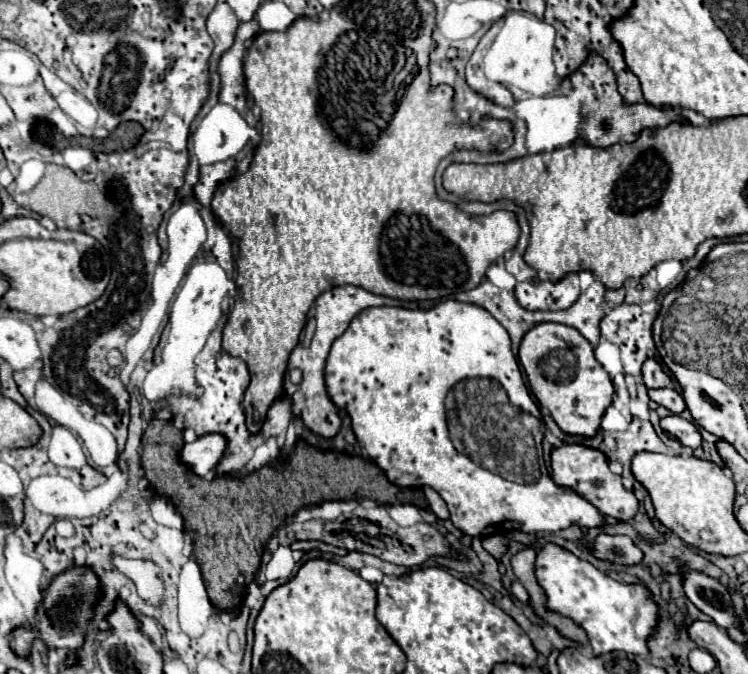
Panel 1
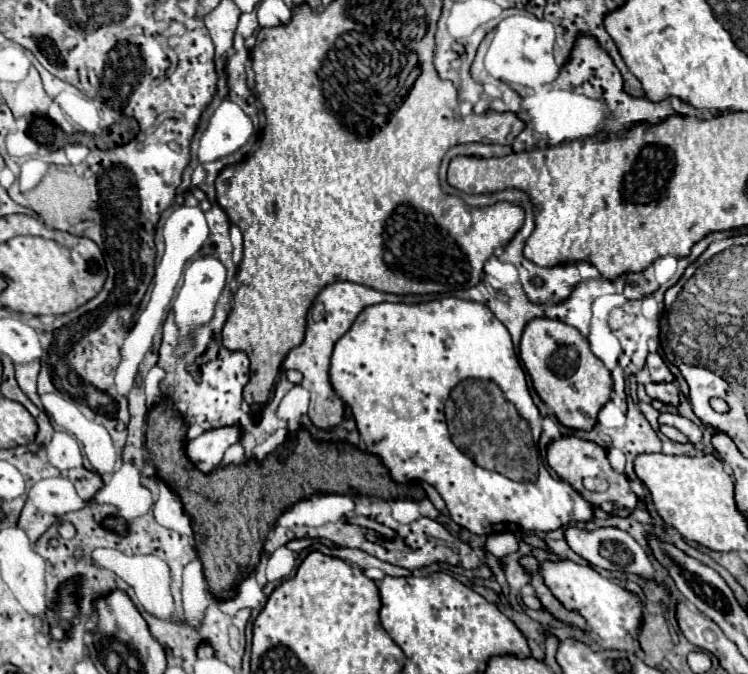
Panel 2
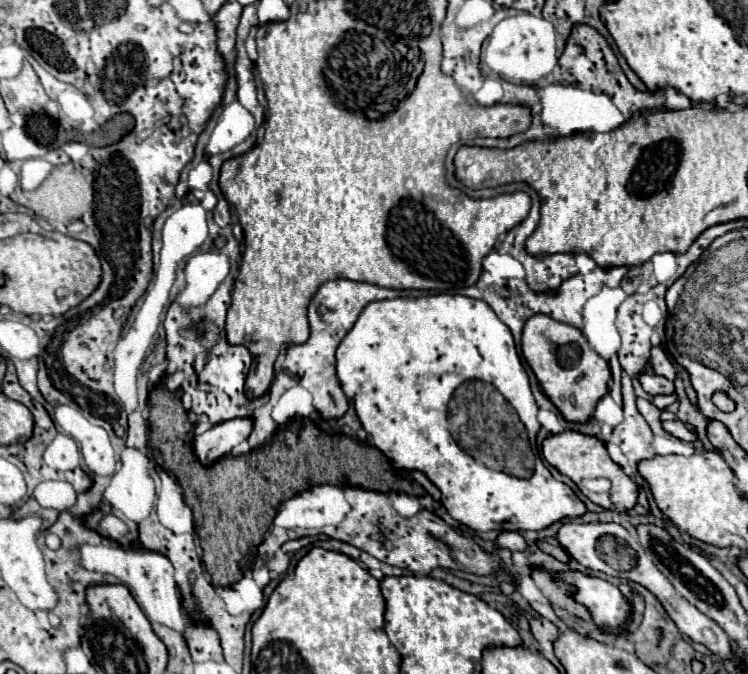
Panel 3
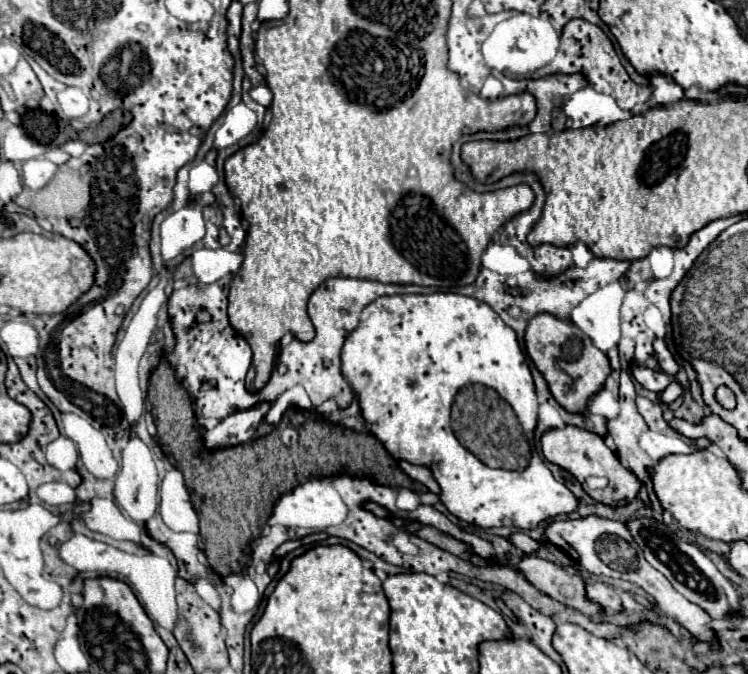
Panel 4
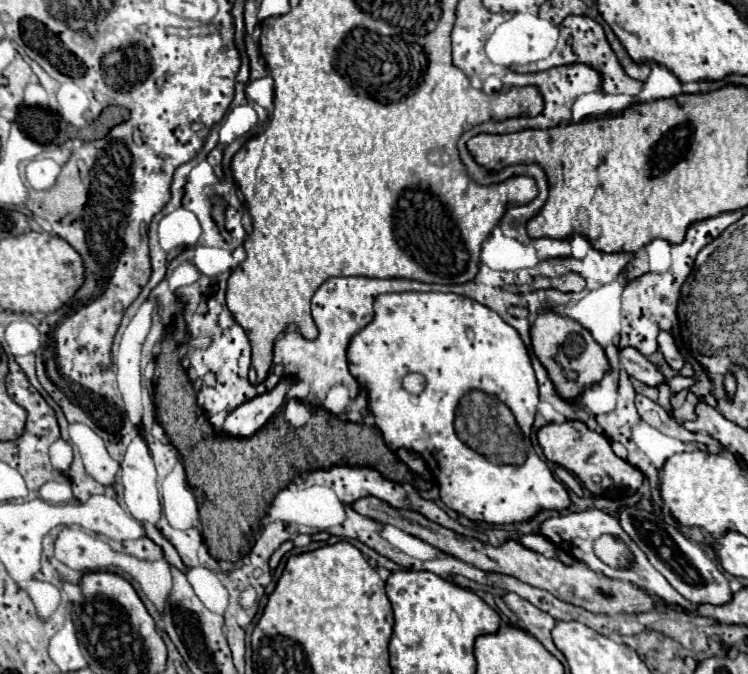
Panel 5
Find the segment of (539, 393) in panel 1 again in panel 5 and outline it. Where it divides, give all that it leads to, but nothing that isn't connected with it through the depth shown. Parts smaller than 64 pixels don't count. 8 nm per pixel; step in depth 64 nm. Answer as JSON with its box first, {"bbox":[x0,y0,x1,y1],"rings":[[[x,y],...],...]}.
{"bbox":[530,310,610,402],"rings":[[[550,310],[538,314],[536,320],[532,322],[530,336],[532,348],[540,358],[540,362],[544,364],[544,368],[548,370],[556,386],[556,392],[568,402],[572,402],[572,398],[576,398],[586,386],[598,382],[610,368],[604,350],[600,348],[600,344],[596,344],[596,340],[592,340],[592,334],[582,324],[576,324],[576,320],[568,316]]]}

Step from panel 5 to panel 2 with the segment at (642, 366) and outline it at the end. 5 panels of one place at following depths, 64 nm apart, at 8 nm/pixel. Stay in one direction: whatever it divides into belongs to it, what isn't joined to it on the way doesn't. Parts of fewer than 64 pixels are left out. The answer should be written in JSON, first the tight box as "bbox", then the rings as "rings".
{"bbox":[646,384,678,404],"rings":[[[646,384],[646,394],[650,398],[658,398],[666,404],[678,404],[678,386],[676,384]]]}

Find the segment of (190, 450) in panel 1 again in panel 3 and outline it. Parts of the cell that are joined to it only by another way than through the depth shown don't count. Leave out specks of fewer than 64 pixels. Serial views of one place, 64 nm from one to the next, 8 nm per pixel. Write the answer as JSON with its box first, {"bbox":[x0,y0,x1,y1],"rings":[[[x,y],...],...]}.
{"bbox":[194,418,254,466],"rings":[[[236,418],[220,422],[208,432],[194,438],[194,452],[204,466],[210,466],[212,462],[228,454],[234,446],[248,440],[252,428],[254,428],[252,418]]]}

